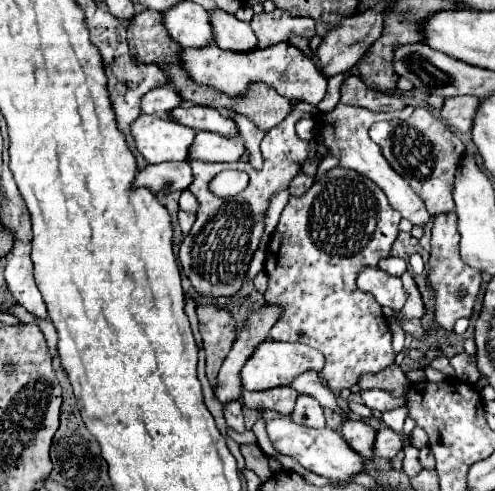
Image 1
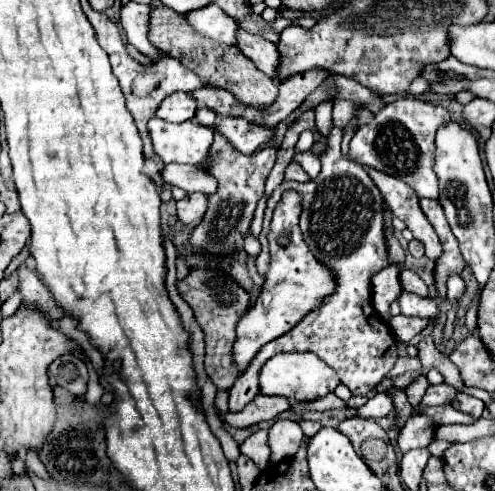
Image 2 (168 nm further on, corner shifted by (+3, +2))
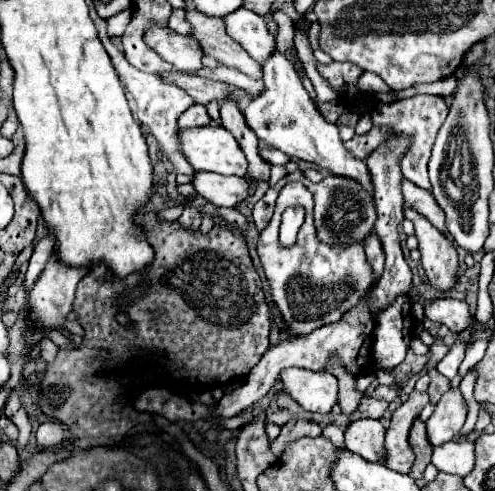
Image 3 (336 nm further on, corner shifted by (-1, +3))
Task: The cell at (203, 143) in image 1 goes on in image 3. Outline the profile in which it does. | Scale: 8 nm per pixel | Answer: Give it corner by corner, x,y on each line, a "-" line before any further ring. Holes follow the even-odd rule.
277,52
277,56
273,56
273,60
265,64
263,82
265,82
265,92
257,96
251,104
247,104
243,110
243,116
249,128
257,134
257,138
269,144
271,148
277,148
289,154
291,158
315,164
323,174
351,178
369,194
373,194
371,174
365,160
357,160
343,146
337,126
323,118
323,114
317,110
309,92
303,88
301,78
293,70
293,64
283,54

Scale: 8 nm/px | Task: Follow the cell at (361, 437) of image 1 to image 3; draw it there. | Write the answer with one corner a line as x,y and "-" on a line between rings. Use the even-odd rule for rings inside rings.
353,420
345,430
345,446
369,462
383,462
385,428
379,420

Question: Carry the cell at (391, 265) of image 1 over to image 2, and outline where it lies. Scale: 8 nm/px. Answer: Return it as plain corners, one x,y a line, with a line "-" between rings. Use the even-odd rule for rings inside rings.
385,267
381,273
373,277
373,307
381,313
381,317
389,319
389,305
395,301
401,291
399,285
399,267

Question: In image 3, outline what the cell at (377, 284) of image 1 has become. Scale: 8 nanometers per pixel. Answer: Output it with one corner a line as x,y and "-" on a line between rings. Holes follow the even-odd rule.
437,298
425,302
425,316
437,324
445,324
453,334
469,330
475,322
473,314
469,312
469,304
453,298

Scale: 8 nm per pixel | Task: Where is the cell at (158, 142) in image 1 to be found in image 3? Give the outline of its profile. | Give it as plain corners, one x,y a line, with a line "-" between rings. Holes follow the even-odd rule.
221,126
181,130
181,146
187,160
199,172
247,176
247,158
237,140

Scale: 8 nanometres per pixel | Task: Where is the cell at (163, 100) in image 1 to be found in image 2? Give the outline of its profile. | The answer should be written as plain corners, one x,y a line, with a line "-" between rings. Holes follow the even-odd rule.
171,93
167,95
159,109
157,109
157,117
171,121
171,123
181,123
193,117
193,113
197,111
197,101
189,95
189,93

